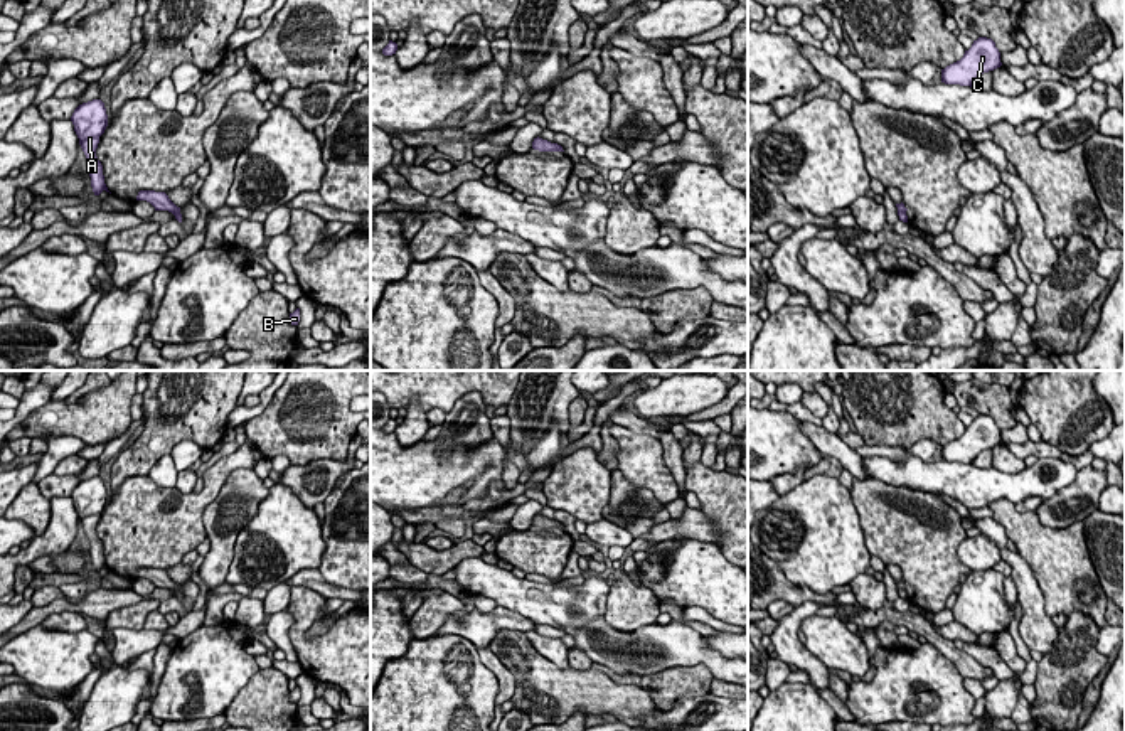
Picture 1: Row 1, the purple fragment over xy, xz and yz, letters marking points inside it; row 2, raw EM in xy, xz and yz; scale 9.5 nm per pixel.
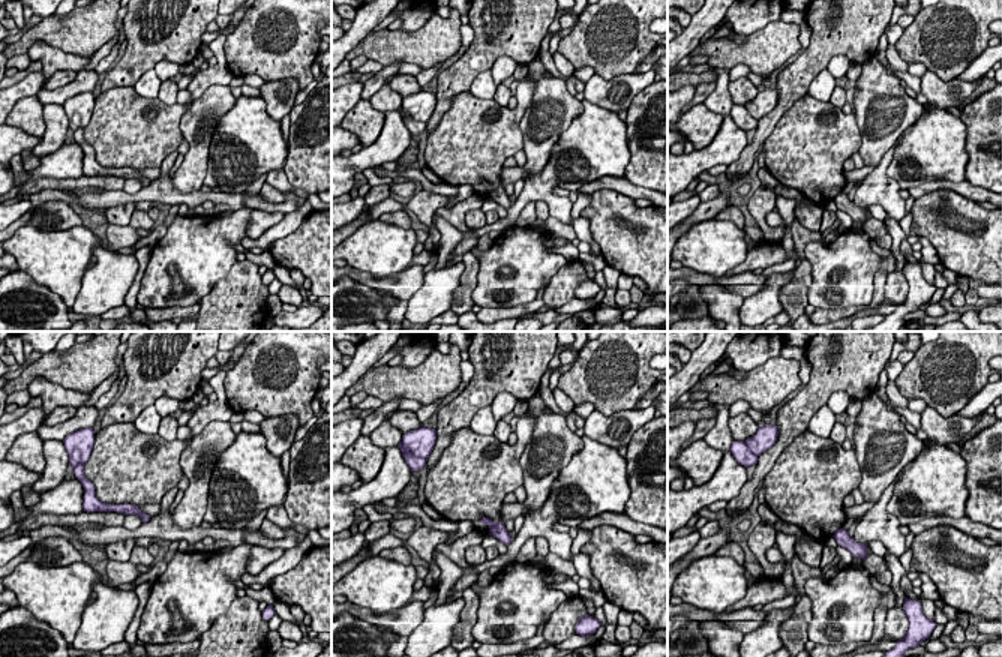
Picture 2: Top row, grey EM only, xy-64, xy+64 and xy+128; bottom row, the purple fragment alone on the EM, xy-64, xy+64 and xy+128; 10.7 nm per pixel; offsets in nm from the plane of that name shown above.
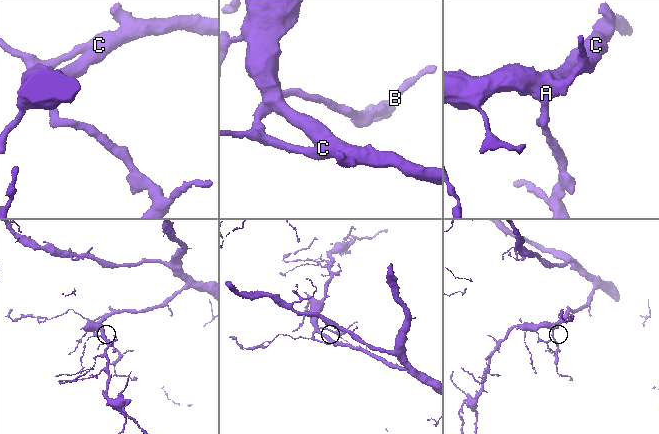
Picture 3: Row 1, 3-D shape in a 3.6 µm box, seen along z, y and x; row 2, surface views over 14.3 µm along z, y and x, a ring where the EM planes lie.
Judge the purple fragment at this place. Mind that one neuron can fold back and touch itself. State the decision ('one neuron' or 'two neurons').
two neurons

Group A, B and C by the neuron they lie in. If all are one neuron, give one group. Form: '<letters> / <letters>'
A C / B

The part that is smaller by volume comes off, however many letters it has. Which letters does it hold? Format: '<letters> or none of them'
B

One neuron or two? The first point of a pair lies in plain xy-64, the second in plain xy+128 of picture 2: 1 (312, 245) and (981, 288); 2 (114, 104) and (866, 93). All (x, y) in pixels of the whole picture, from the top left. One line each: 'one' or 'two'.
1: two
2: two

